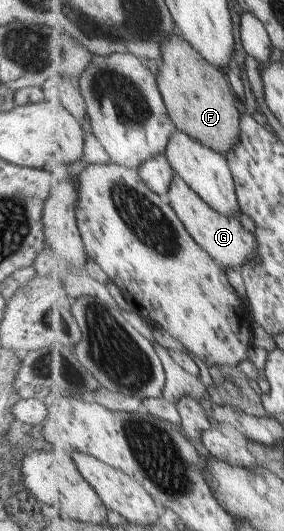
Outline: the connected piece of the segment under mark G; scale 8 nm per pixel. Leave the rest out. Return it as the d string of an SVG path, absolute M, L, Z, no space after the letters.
M177 173L174 174L171 183L169 201L175 212L182 218L183 224L186 224L191 236L194 236L194 239L225 269L241 266L247 260L259 262L259 244L255 234L245 230L245 226L237 216L225 216L222 212L217 212Z

